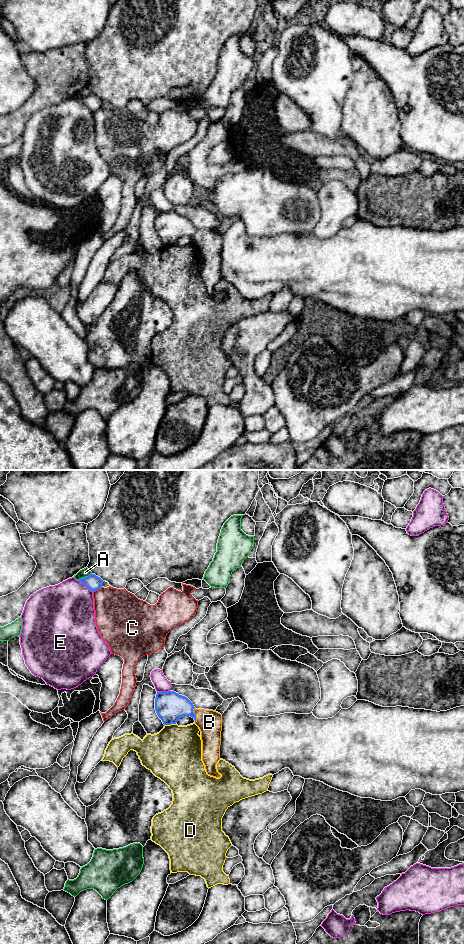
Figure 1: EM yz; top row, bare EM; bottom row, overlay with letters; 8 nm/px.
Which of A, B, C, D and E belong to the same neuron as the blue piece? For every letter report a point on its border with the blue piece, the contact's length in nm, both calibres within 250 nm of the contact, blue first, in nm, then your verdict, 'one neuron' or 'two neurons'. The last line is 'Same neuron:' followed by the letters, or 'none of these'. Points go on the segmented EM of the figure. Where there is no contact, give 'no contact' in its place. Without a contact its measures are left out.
A: yz (85, 577) | 130 nm | 120/70 nm | two neurons
B: yz (195, 715) | 130 nm | 240/190 nm | one neuron
C: yz (97, 589) | 90 nm | 120/380 nm | two neurons
D: yz (170, 724) | 90 nm | 240/440 nm | two neurons
E: yz (85, 585) | 160 nm | 120/440 nm | two neurons
Same neuron: B

